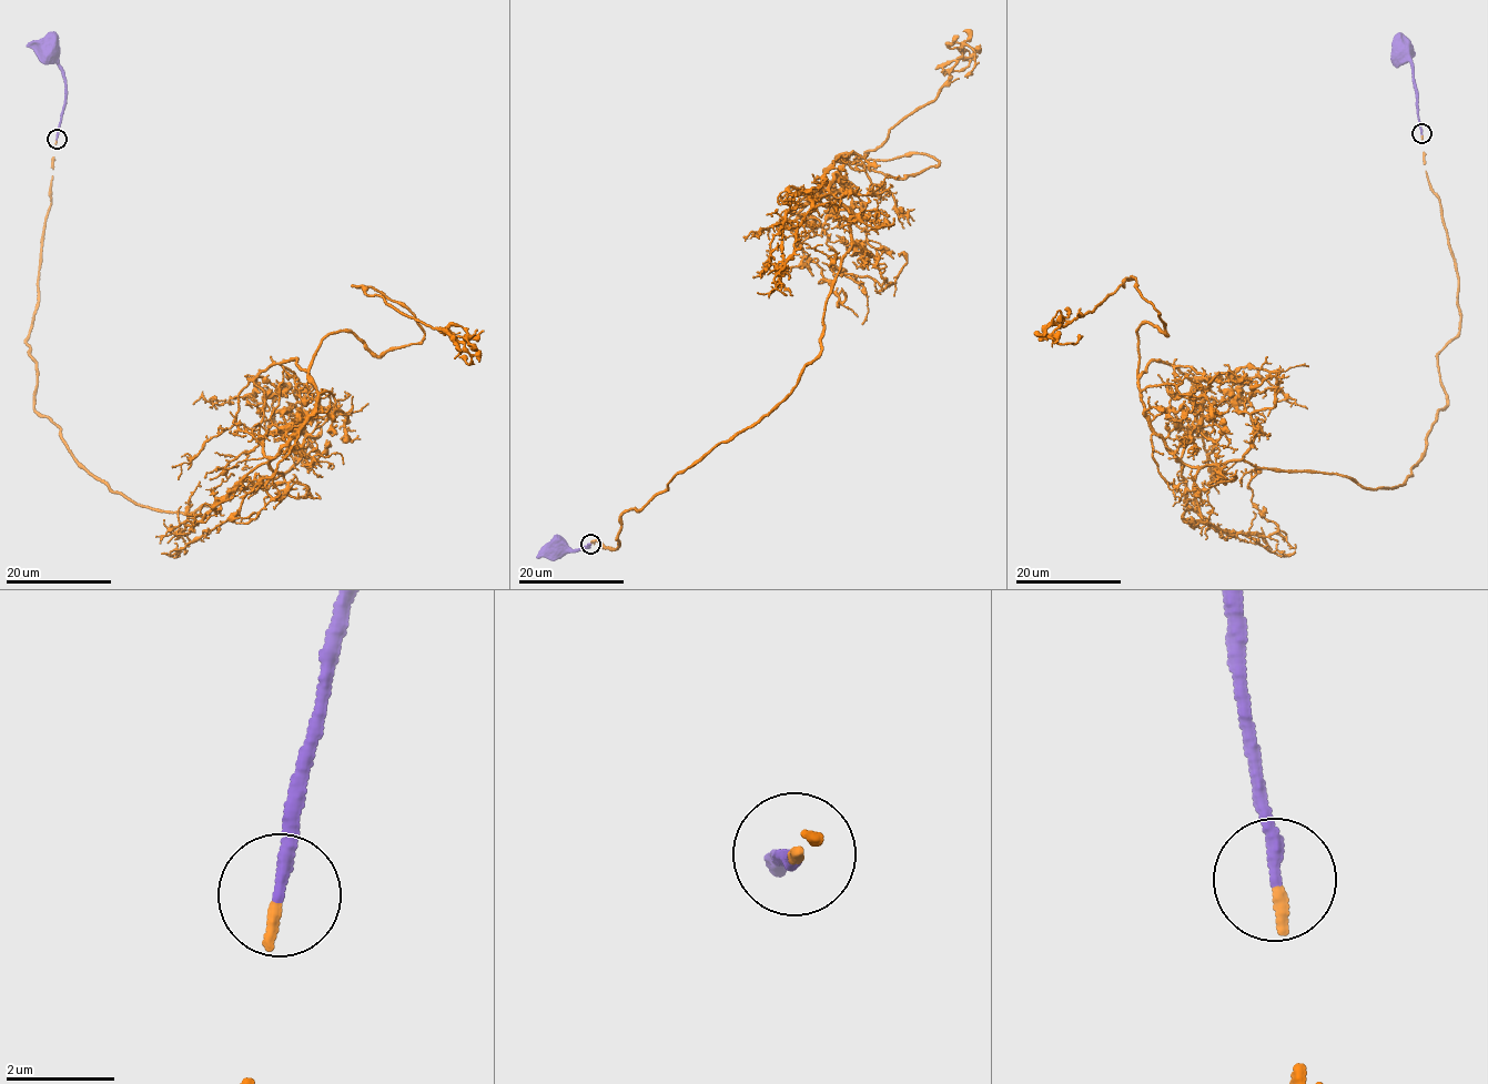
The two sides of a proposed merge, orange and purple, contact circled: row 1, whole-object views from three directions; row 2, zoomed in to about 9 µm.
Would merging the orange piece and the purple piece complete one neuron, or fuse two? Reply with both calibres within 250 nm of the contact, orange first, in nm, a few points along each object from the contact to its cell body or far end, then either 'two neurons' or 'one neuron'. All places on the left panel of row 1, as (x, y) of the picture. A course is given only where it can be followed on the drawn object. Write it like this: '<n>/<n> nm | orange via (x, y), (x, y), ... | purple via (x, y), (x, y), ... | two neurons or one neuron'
190/240 nm | orange via (57, 139), (34, 409), (114, 490), (182, 514), (283, 474), (320, 343), (424, 337), (354, 285), (461, 356) | purple via (57, 139), (66, 101), (66, 78), (56, 50), (51, 52) | one neuron

